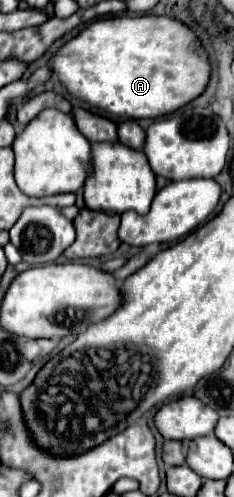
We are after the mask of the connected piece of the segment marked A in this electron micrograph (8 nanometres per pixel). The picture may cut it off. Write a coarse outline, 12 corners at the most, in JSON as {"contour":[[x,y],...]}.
{"contour":[[169,16],[91,22],[53,56],[69,94],[161,118],[211,62]]}

